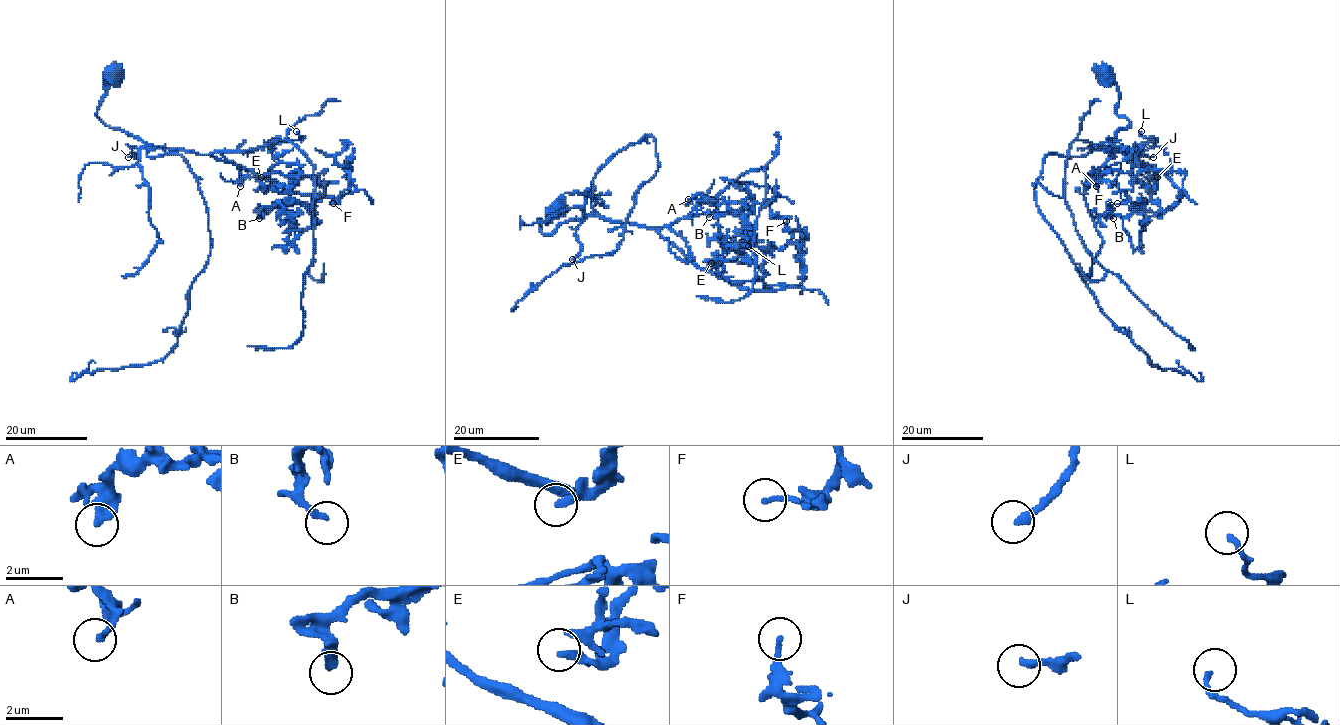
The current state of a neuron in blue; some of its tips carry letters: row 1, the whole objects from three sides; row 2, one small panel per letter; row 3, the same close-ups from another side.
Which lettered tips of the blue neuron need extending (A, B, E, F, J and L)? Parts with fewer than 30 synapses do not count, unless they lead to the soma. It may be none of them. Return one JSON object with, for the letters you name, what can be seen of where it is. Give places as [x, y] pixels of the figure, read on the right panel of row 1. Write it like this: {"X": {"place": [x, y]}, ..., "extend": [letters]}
{"extend": []}

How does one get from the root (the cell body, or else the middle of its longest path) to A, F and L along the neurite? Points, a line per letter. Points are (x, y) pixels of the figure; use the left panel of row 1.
A: (114, 73), (96, 113), (110, 127), (330, 196), (298, 204), (297, 170), (240, 186)
F: (114, 73), (96, 113), (110, 127), (230, 161), (300, 193), (352, 193), (347, 169), (349, 189), (333, 203)
L: (114, 73), (96, 115), (148, 145), (199, 154), (251, 151), (266, 142), (272, 150), (303, 137), (296, 131)

